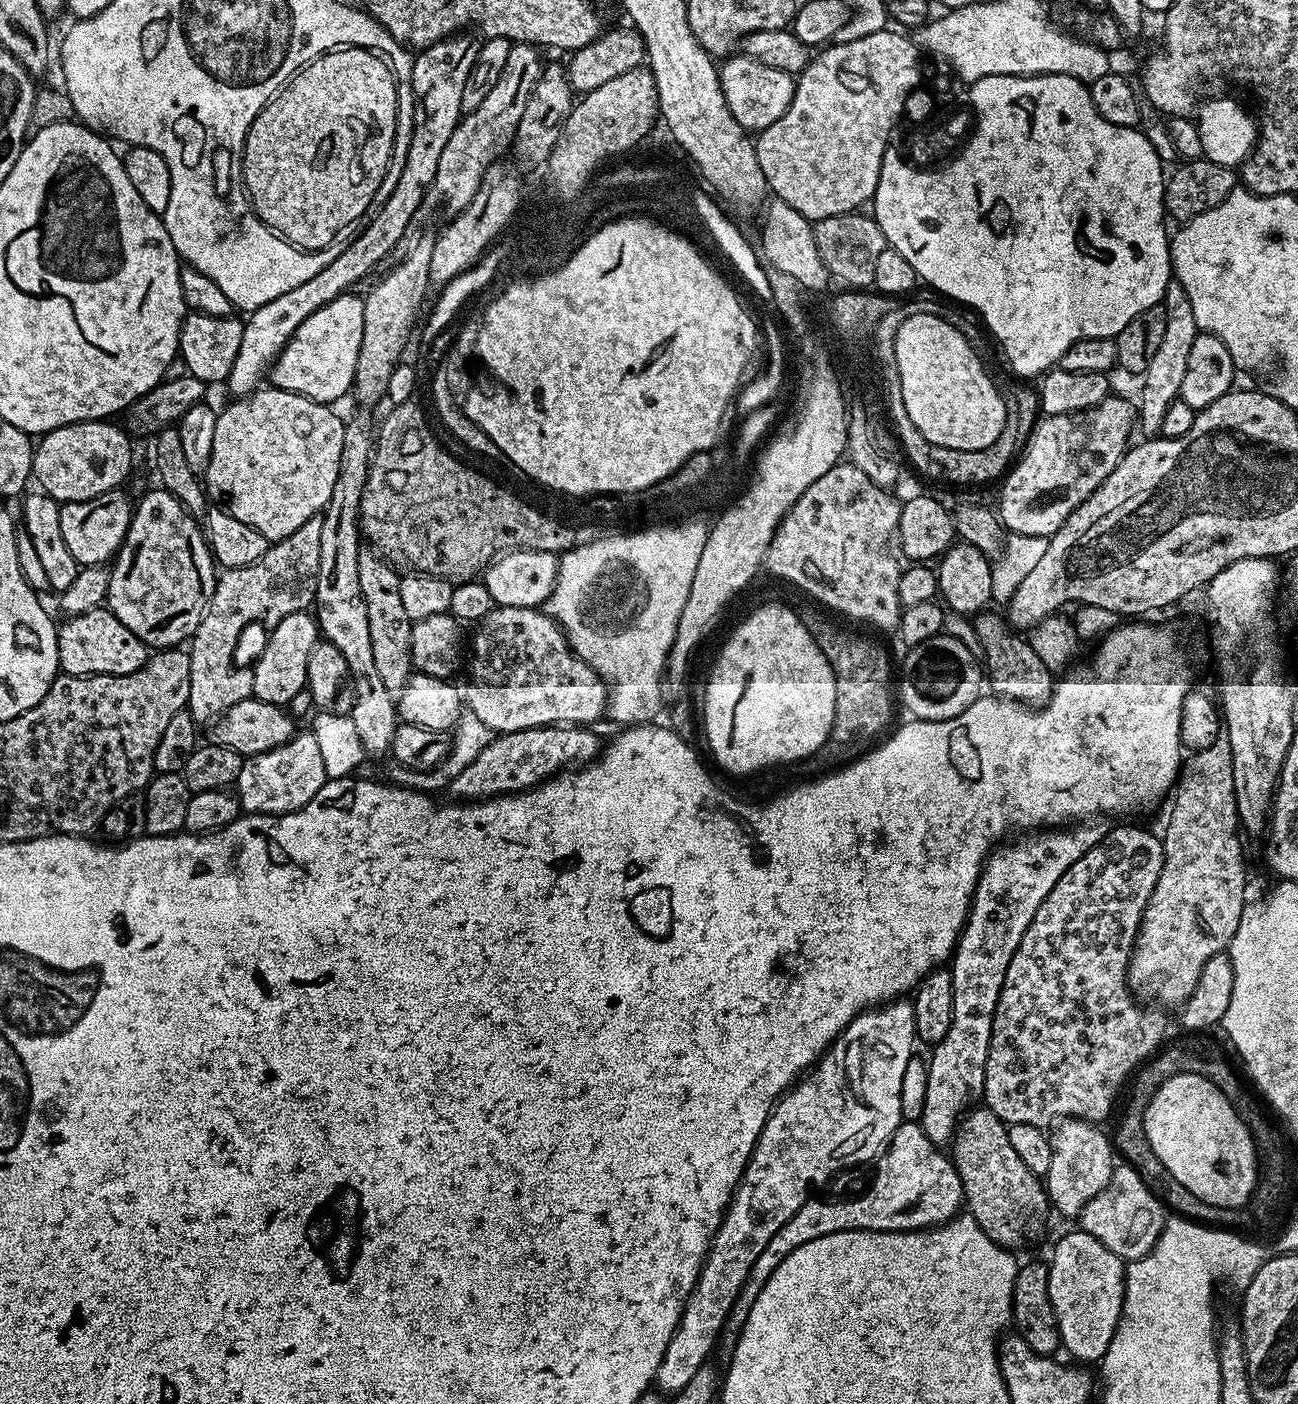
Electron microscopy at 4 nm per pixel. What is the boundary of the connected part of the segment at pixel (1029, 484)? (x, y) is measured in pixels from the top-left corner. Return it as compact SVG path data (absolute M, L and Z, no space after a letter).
M1109 394L1098 406L1081 412L1040 418L1032 433L1029 436L1027 433L1024 457L1011 465L999 485L1000 523L1012 534L1053 536L1072 511L1086 502L1118 466L1129 447L1128 435L1132 428L1134 432L1137 420L1133 401L1131 404L1116 394Z

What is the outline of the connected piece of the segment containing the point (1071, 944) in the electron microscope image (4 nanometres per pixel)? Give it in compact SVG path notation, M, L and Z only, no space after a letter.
M1124 824L1121 828L1113 827L1108 835L1102 838L1102 842L1098 842L1098 846L1082 854L1082 858L1078 858L1078 862L1074 862L1074 866L1070 866L1066 874L1062 874L1062 878L1058 878L1058 886L1054 886L1054 890L1046 894L1046 902L1038 906L1038 914L1034 914L1034 922L1030 922L1026 934L1022 934L1022 942L1018 942L1018 950L1014 958L1010 958L1010 970L1006 970L1004 989L996 1003L994 1026L990 1038L990 1058L986 1058L982 1100L987 1108L994 1114L998 1114L998 1118L1005 1124L1029 1124L1035 1128L1047 1129L1061 1118L1104 1122L1100 1120L1106 1119L1111 1114L1116 1099L1118 1104L1126 1085L1137 1071L1135 1068L1140 1063L1143 1065L1151 1061L1161 1045L1165 1043L1163 1016L1165 1013L1152 1006L1141 1006L1137 997L1132 995L1132 989L1128 987L1128 964L1132 960L1132 950L1136 946L1136 936L1140 932L1144 911L1150 902L1150 896L1154 894L1154 886L1158 886L1158 874L1162 874L1163 861L1164 842L1157 833L1155 836L1154 833L1147 832L1144 828L1135 828L1132 824Z

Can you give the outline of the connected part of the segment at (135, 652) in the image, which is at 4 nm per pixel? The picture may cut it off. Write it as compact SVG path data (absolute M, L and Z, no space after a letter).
M101 606L90 610L86 614L67 617L59 625L56 641L58 642L58 658L60 659L60 672L69 676L125 676L134 674L148 660L150 649L141 642L138 634L130 634L122 622L107 607Z

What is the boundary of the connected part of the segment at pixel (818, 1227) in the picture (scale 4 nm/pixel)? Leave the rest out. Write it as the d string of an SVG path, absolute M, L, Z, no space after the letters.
M904 1122L892 1135L890 1143L881 1151L875 1161L876 1173L872 1176L872 1185L861 1196L853 1200L816 1200L809 1198L804 1205L766 1242L766 1250L758 1254L752 1264L744 1289L732 1307L728 1322L718 1341L719 1363L727 1366L732 1363L732 1351L746 1326L750 1306L754 1298L762 1294L762 1286L770 1282L770 1274L778 1270L782 1258L805 1242L814 1242L814 1238L826 1238L826 1234L838 1234L846 1230L870 1230L871 1232L914 1232L925 1228L934 1228L945 1224L961 1211L964 1204L964 1191L956 1166L947 1155L944 1156L937 1145L926 1138L919 1123Z

